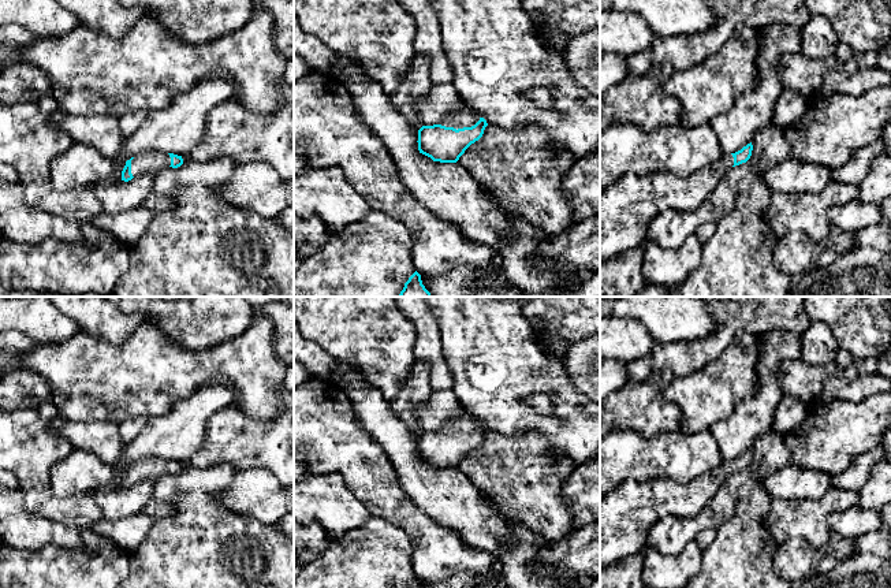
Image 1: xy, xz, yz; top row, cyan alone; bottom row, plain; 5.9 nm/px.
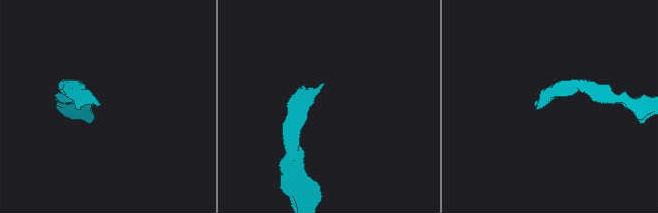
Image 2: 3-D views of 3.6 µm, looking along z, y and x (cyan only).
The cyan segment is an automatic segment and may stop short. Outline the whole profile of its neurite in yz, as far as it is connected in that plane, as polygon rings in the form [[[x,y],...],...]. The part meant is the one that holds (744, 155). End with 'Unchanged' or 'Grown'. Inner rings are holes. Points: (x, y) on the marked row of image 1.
[[[752,142],[735,153],[722,155],[715,163],[690,176],[681,178],[671,172],[627,174],[600,193],[600,263],[616,257],[629,249],[641,246],[649,224],[668,209],[681,213],[696,212],[717,183],[735,165],[752,156]]]. Grown

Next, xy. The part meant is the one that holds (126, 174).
[[[149,150],[126,161],[126,165],[122,171],[122,181],[128,182],[134,176],[139,175],[156,176],[167,167],[178,168],[182,164],[182,156],[159,150]]]. Grown

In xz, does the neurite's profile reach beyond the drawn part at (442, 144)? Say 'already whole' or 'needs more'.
needs more

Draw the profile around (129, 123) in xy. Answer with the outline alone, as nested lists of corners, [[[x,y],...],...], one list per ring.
[[[139,109],[118,118],[119,127],[123,137],[127,138],[131,134],[134,134],[139,129],[139,126],[145,122],[146,116],[148,116],[148,112]]]

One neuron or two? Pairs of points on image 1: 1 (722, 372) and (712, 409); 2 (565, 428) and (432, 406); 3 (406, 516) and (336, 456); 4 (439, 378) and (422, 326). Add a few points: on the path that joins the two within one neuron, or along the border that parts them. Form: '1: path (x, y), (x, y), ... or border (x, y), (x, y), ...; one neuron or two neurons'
1: path (722, 382), (712, 393), (712, 399); one neuron
2: border (451, 389), (465, 409); two neurons
3: path (388, 498), (354, 464); one neuron
4: path (437, 365), (428, 348), (428, 338); one neuron

